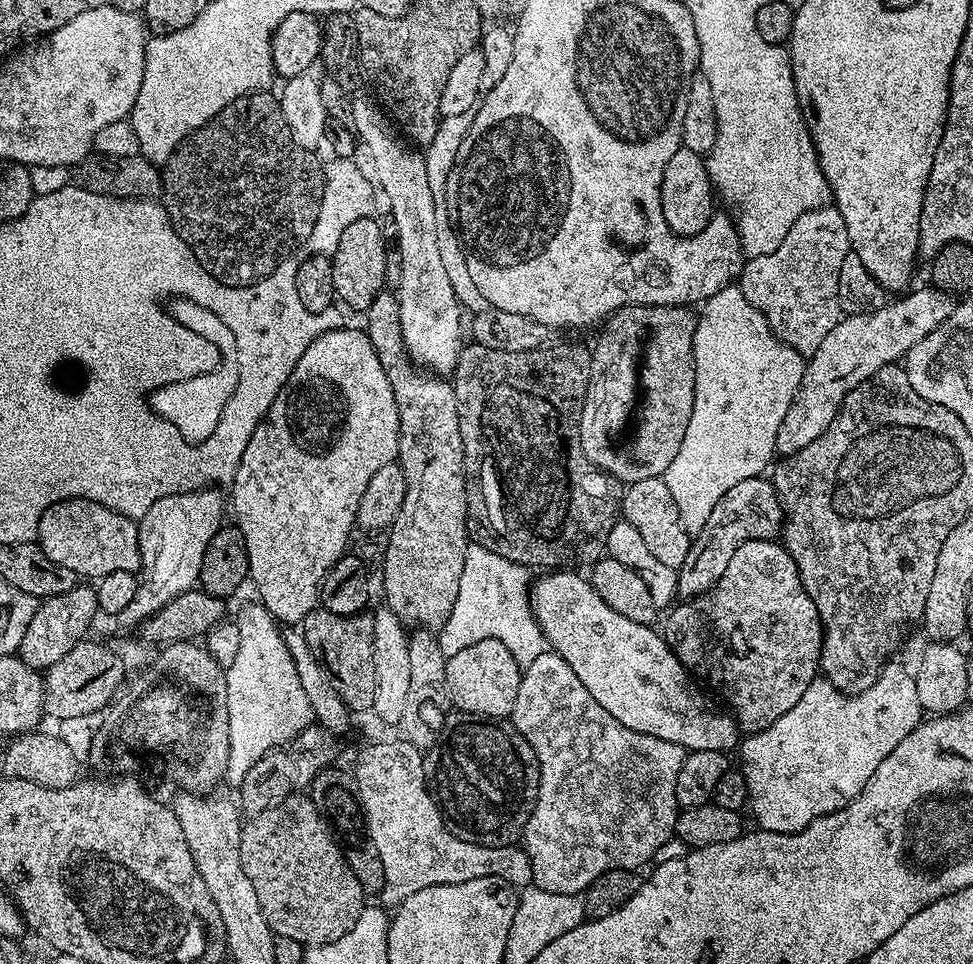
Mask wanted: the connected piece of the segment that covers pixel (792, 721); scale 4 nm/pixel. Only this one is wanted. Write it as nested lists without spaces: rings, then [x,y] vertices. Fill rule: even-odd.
[[[889,662],[881,668],[874,686],[856,696],[845,696],[823,678],[812,681],[806,694],[798,698],[798,706],[794,710],[786,710],[778,722],[774,722],[766,730],[747,735],[738,746],[740,752],[741,771],[748,787],[748,804],[752,808],[752,816],[765,832],[792,834],[800,832],[810,822],[845,808],[858,794],[862,794],[862,786],[870,782],[874,770],[878,770],[882,758],[910,734],[920,724],[922,709],[918,702],[918,686],[916,677],[897,662]]]

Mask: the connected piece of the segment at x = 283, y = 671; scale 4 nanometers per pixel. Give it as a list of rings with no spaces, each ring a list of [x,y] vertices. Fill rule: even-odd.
[[[259,602],[248,604],[235,617],[239,631],[239,647],[232,665],[226,668],[226,698],[230,718],[230,754],[227,783],[239,786],[246,770],[258,762],[274,746],[294,738],[313,723],[310,702],[298,682],[298,670],[286,650],[281,625]]]

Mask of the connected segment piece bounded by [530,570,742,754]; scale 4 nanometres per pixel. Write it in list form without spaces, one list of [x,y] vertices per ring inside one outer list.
[[[552,570],[547,574],[541,575],[544,577],[542,577],[537,584],[535,581],[530,588],[532,615],[535,616],[539,622],[540,629],[544,631],[545,641],[566,661],[570,666],[570,670],[574,670],[574,674],[578,674],[578,679],[582,681],[582,686],[586,686],[586,690],[590,690],[590,694],[594,694],[594,702],[598,702],[598,706],[603,706],[605,710],[610,710],[610,714],[614,714],[614,718],[618,718],[618,722],[622,722],[622,726],[630,726],[630,730],[638,730],[642,734],[650,734],[654,738],[666,738],[666,742],[674,742],[678,746],[685,748],[688,752],[718,750],[725,754],[731,753],[731,748],[733,751],[741,739],[741,729],[738,727],[735,719],[733,719],[727,711],[724,711],[725,713],[707,712],[707,710],[704,709],[703,698],[692,689],[693,681],[690,679],[688,669],[682,666],[680,659],[670,650],[670,646],[664,640],[663,635],[661,635],[655,627],[647,624],[639,624],[638,622],[630,622],[630,618],[625,618],[623,614],[618,614],[618,610],[610,610],[610,606],[606,606],[606,602],[602,602],[602,598],[598,598],[591,579],[584,577],[583,580],[582,577],[576,575],[580,574],[572,570]]]

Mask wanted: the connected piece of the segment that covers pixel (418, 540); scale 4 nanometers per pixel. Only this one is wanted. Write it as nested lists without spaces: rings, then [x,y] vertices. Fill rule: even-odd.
[[[385,290],[370,302],[366,310],[366,331],[386,378],[394,390],[394,402],[398,406],[400,423],[400,454],[398,463],[406,478],[406,498],[398,518],[394,518],[386,532],[384,545],[384,600],[383,603],[404,625],[412,630],[439,630],[450,618],[454,602],[458,598],[458,582],[462,578],[462,566],[466,562],[466,550],[470,543],[468,531],[468,503],[464,481],[464,451],[462,434],[458,430],[458,406],[451,383],[415,364],[408,357],[402,338],[402,314],[400,302],[391,291]]]

